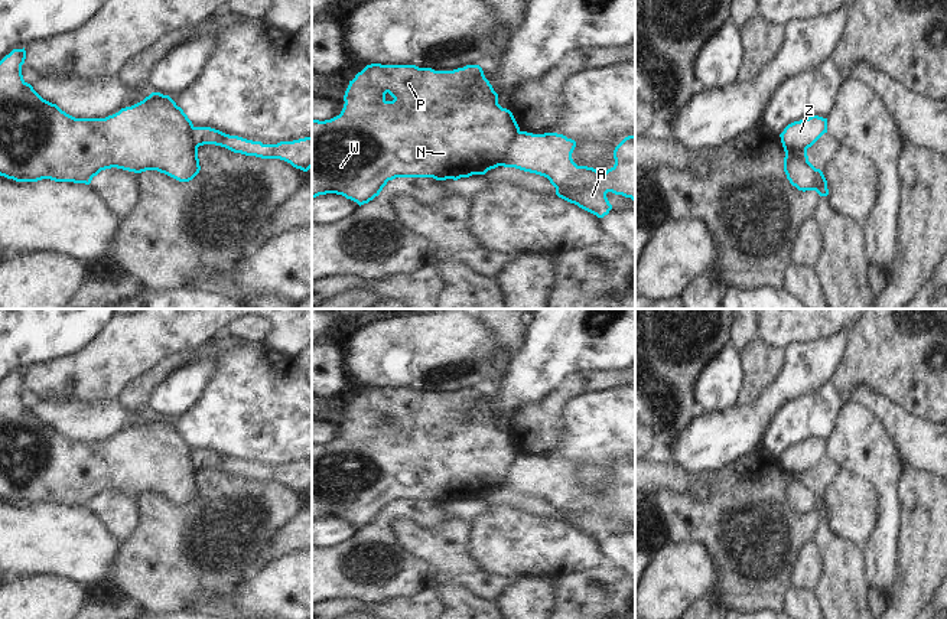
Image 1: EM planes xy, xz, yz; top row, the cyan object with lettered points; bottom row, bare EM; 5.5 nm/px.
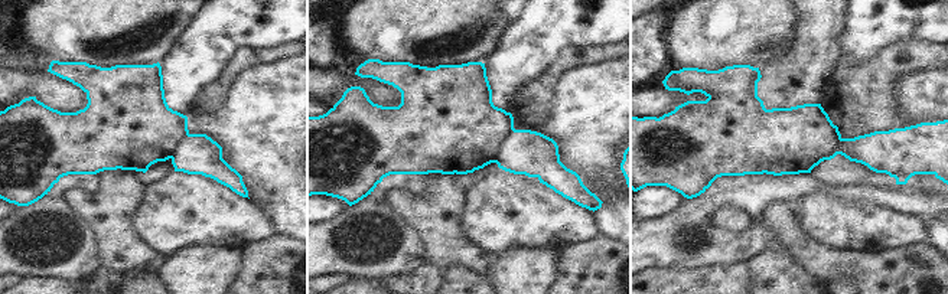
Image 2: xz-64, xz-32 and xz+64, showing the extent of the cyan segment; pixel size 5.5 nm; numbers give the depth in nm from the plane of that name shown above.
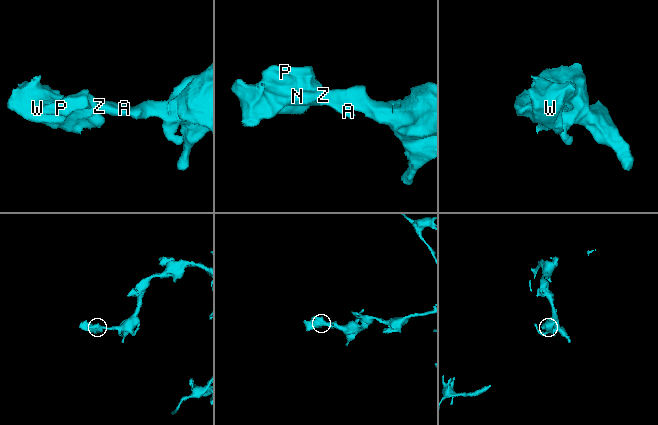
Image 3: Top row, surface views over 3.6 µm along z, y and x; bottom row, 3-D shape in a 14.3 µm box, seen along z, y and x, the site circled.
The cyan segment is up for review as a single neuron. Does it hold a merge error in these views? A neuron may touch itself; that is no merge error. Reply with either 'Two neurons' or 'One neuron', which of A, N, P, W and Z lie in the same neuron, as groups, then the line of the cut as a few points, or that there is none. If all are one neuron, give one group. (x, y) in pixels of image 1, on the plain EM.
Two neurons. Groups: A Z / N P W. Split along xz (520, 455), (503, 488).

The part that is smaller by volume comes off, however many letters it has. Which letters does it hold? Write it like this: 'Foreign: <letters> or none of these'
Foreign: N, P, W

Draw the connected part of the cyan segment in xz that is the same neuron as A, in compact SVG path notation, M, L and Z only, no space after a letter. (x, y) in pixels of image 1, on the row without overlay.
M520 455L504 491L547 501L559 521L598 541L603 541L612 532L608 515L635 524L635 457L625 460L615 470L615 488L605 496L577 489L572 482L575 470L576 465L563 457Z

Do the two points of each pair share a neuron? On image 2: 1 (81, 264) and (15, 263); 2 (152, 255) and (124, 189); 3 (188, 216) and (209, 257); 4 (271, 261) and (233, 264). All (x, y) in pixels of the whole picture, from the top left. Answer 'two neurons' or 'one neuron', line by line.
1: one neuron
2: one neuron
3: two neurons
4: two neurons

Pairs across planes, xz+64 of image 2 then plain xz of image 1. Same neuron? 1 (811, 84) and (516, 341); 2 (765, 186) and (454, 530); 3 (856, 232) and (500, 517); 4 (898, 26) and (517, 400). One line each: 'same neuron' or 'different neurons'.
1: same neuron
2: different neurons
3: same neuron
4: same neuron

